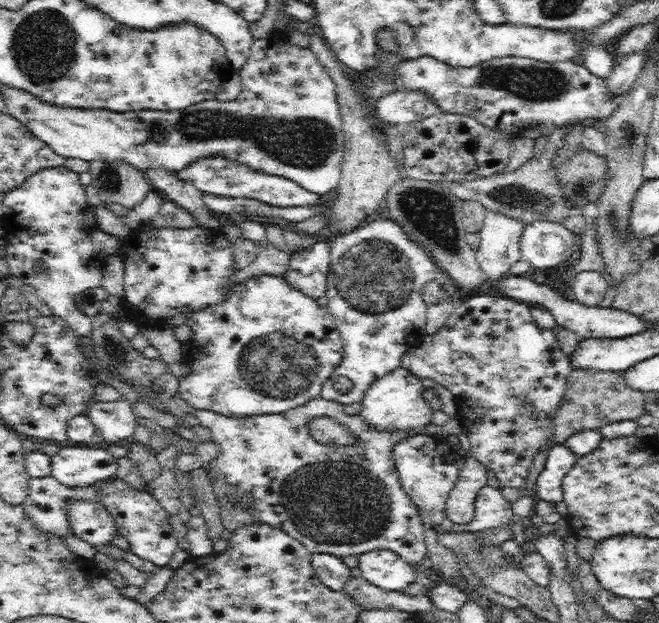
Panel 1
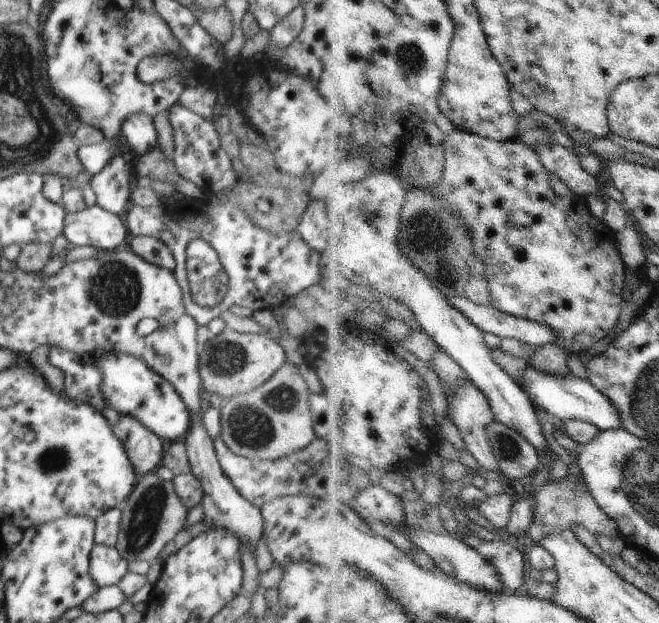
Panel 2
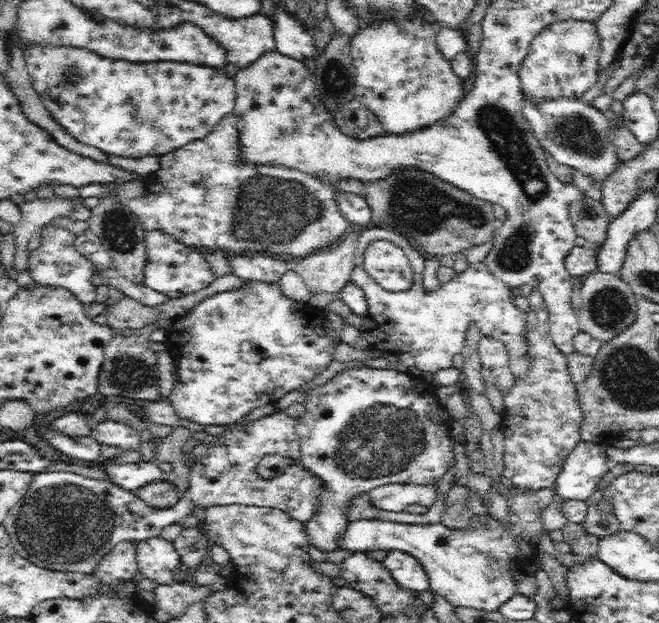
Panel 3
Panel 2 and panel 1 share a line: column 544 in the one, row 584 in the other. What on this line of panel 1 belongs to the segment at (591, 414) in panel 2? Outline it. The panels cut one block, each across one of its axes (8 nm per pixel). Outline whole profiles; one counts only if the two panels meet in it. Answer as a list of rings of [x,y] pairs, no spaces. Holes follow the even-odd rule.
[[[374,548],[357,556],[361,577],[368,583],[384,590],[398,591],[415,582],[415,574],[397,552],[388,548]]]

